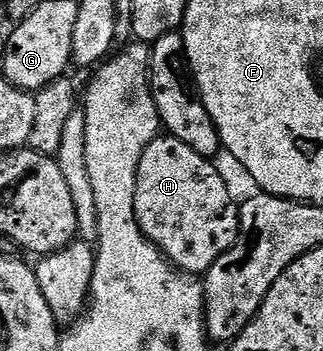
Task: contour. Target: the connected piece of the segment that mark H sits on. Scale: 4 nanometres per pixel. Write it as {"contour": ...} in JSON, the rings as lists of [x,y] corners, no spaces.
{"contour":[[[160,134],[145,146],[137,166],[133,198],[135,220],[144,236],[183,274],[206,274],[217,257],[225,254],[239,236],[239,204],[231,197],[226,178],[211,164],[214,163],[208,157],[197,154],[197,150],[185,146],[185,142],[169,134]]]}

